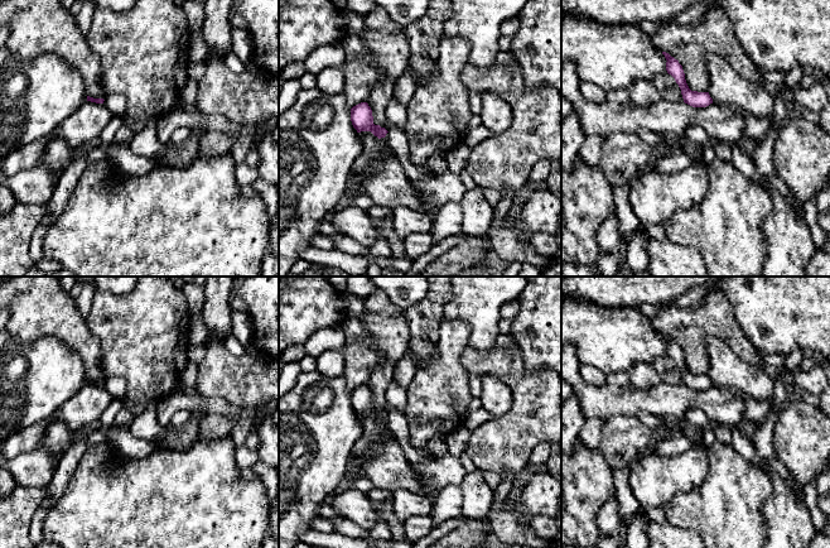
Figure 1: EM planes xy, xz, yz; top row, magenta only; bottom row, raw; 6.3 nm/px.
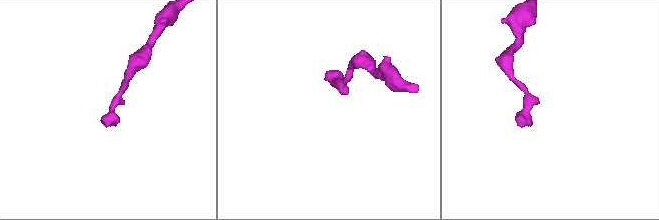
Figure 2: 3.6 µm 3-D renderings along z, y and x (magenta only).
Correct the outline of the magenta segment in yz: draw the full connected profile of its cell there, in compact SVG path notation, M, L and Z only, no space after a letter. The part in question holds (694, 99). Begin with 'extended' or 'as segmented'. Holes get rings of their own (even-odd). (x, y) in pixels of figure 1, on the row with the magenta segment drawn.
as segmented; M662 52L662 54L667 61L666 71L675 78L676 83L679 85L685 104L693 107L706 107L710 104L713 104L713 98L710 97L709 92L698 92L698 91L691 91L689 88L685 80L682 66L679 63L677 59L671 57L666 52Z

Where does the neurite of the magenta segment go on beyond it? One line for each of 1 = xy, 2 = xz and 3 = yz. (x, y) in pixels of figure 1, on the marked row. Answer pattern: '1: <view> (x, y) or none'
1: none
2: none
3: none

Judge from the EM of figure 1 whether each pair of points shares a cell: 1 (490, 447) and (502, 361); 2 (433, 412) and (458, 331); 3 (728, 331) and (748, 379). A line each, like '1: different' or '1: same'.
1: same
2: same
3: different

